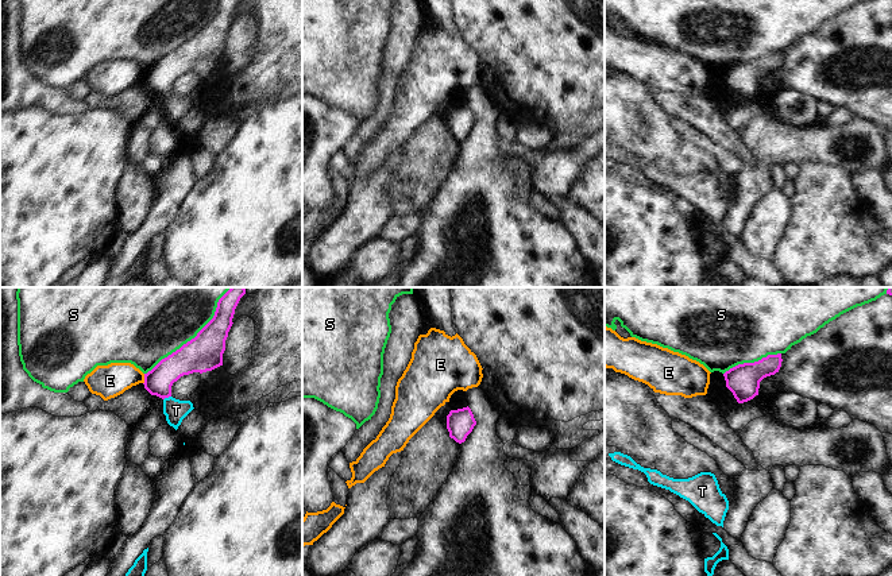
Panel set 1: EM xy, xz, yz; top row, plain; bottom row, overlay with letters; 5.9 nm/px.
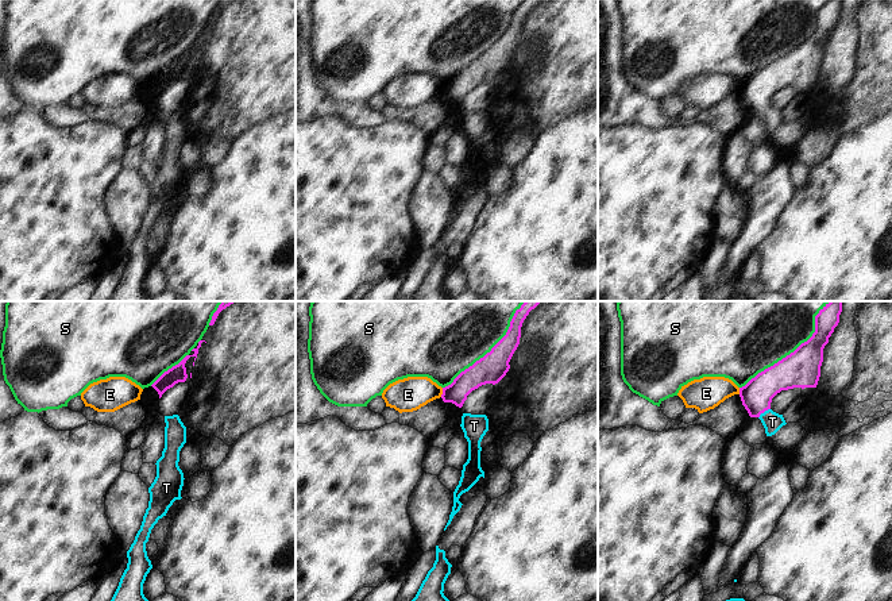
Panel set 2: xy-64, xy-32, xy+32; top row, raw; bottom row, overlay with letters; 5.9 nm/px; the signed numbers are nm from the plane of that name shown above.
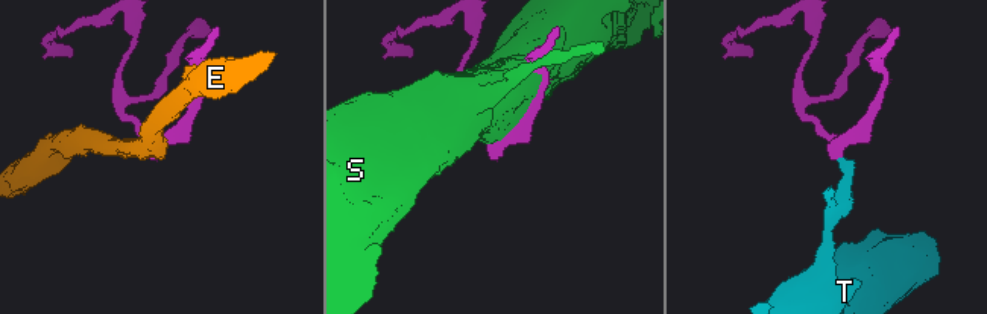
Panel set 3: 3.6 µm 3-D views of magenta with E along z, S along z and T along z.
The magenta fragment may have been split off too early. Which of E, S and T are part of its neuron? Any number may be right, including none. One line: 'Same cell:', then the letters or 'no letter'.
Same cell: T

